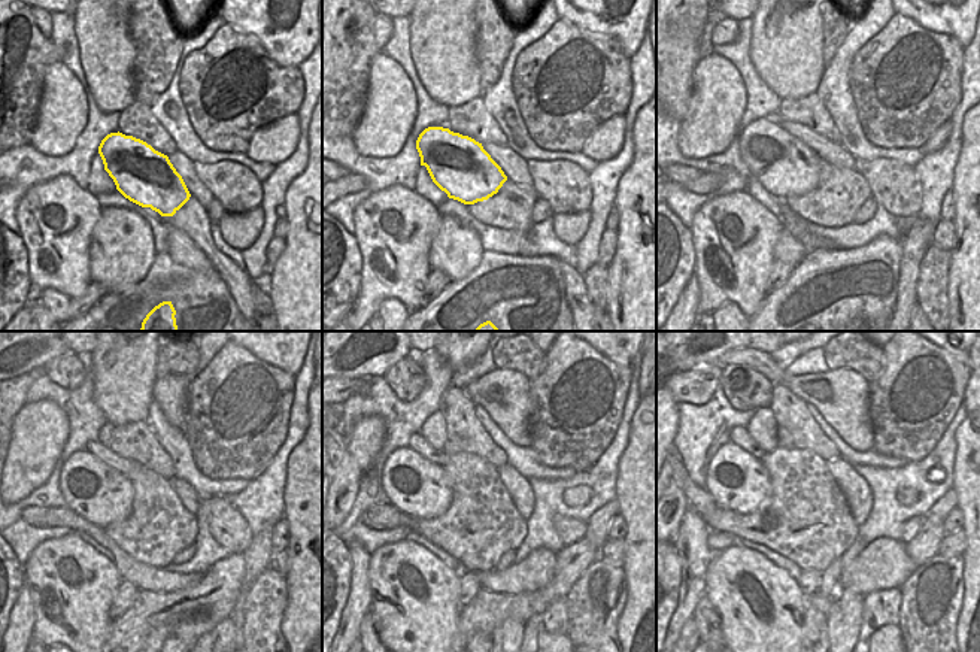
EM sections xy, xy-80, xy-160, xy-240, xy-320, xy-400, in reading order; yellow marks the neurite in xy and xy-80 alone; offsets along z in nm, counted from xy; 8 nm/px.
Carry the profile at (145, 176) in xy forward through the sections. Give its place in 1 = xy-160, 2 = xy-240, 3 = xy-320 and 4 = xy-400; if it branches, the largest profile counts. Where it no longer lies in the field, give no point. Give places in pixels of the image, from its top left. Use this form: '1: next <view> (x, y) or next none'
1: next xy-160 (785, 166)
2: next xy-240 (94, 491)
3: next xy-320 (419, 488)
4: next xy-400 (737, 481)

